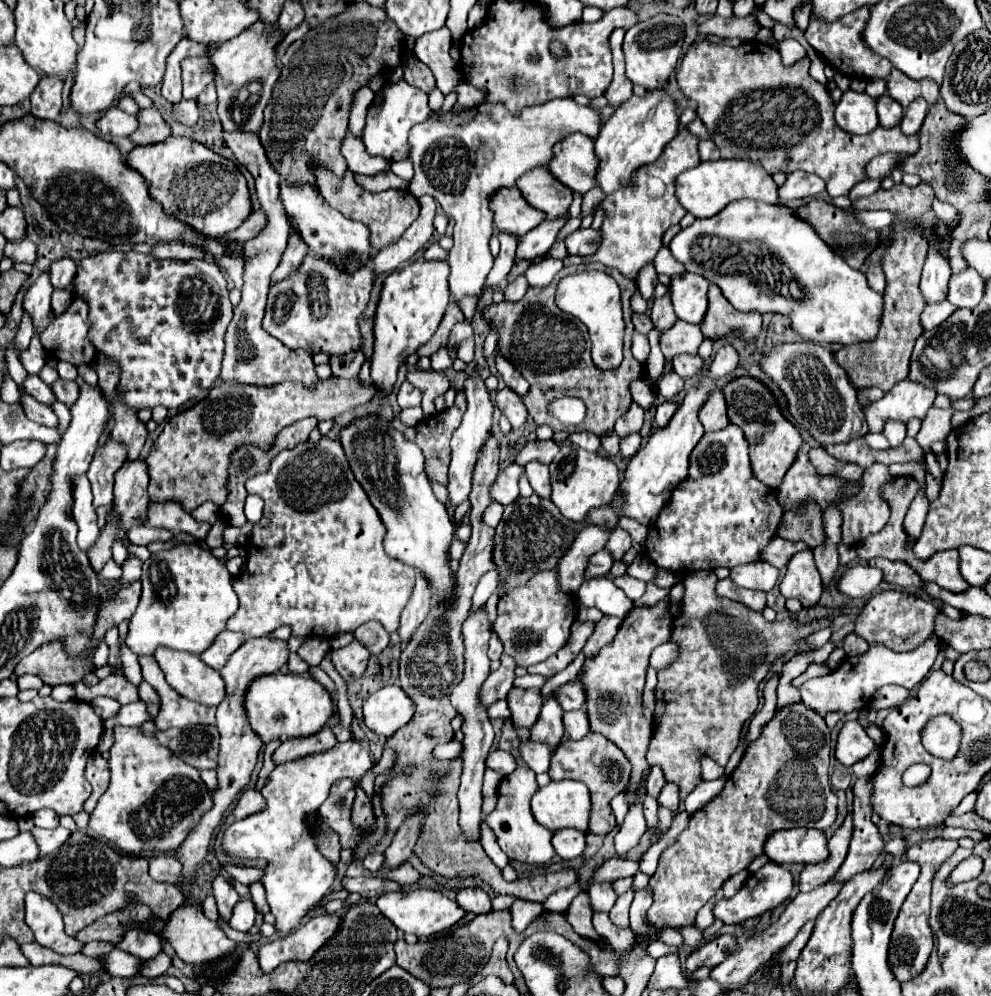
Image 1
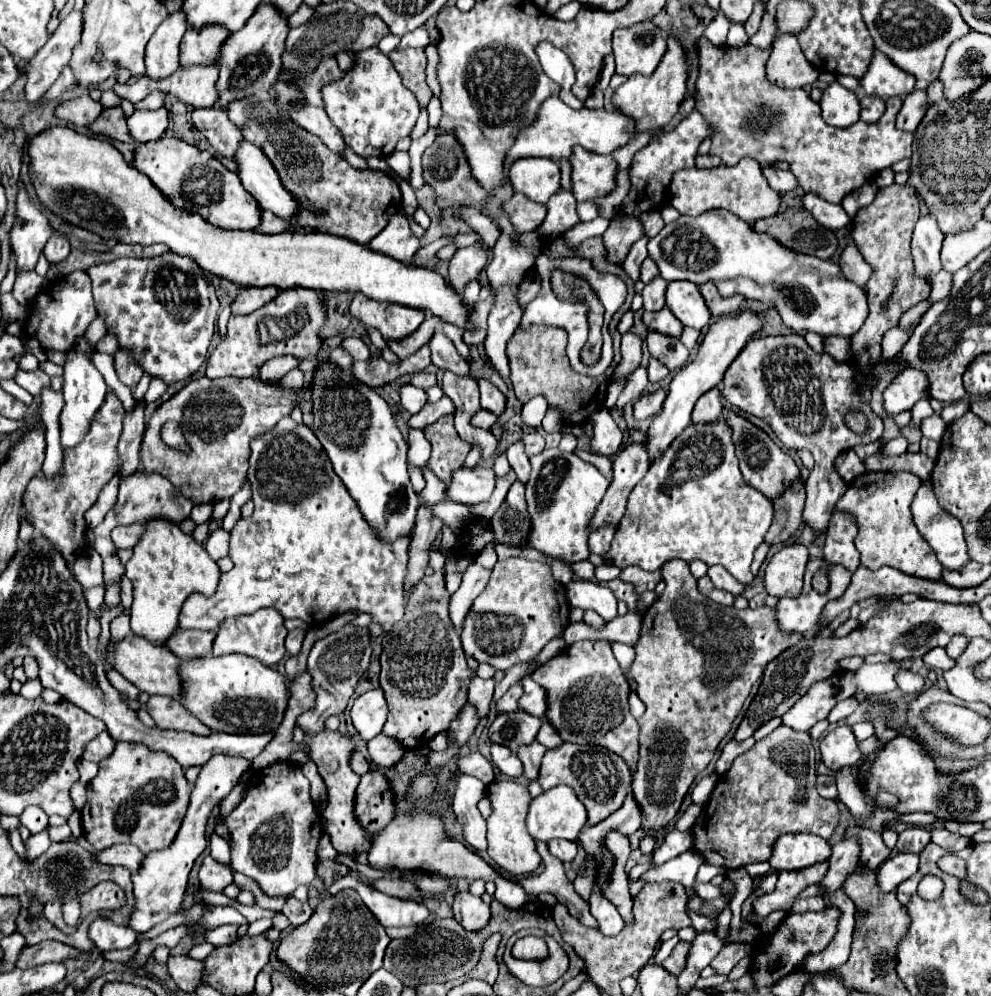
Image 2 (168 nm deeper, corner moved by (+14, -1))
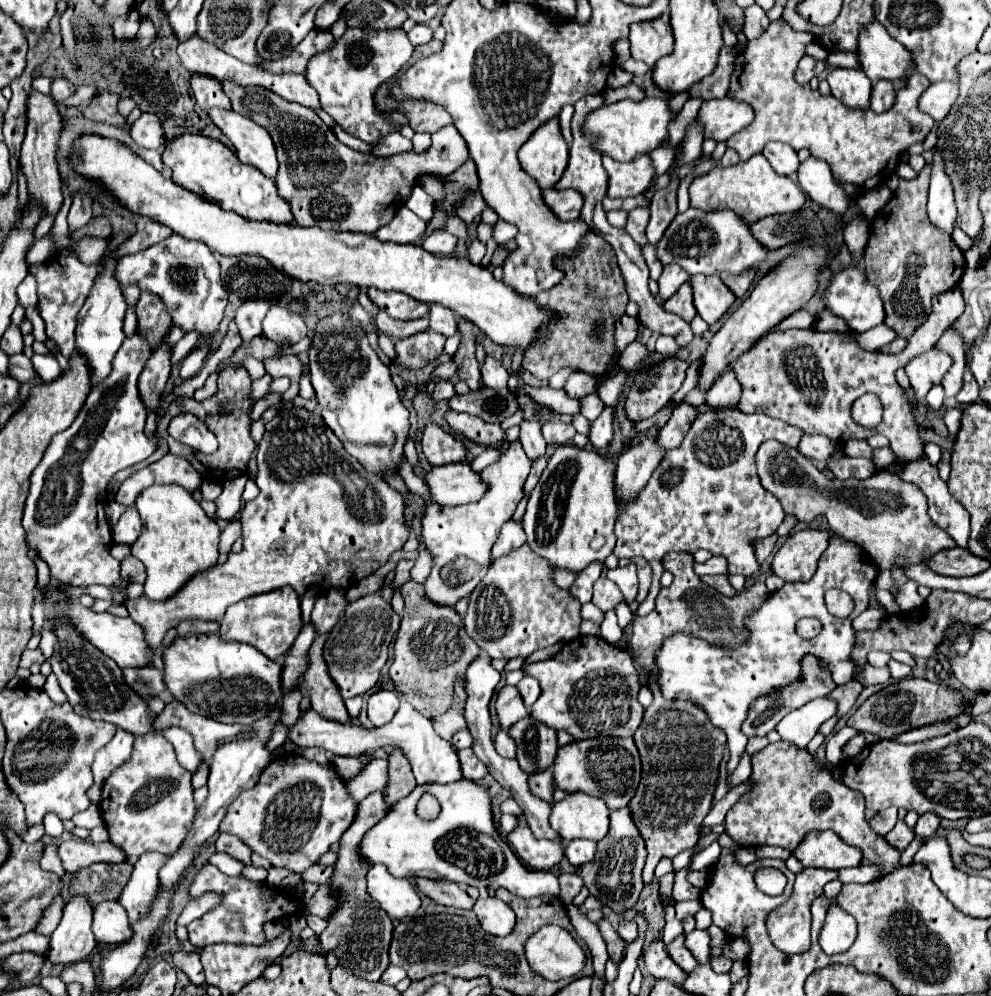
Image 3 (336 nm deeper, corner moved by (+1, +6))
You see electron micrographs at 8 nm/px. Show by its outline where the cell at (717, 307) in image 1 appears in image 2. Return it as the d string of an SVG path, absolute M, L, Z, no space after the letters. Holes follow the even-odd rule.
M714 283L700 285L700 293L704 295L704 301L706 301L708 309L712 311L712 315L734 315L740 311L740 305L744 303L742 295L722 297Z

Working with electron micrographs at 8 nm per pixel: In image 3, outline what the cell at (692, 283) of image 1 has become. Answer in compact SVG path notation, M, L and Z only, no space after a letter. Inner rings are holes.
M691 276L689 284L693 288L693 304L697 314L713 326L735 302L733 292L721 282L719 276Z

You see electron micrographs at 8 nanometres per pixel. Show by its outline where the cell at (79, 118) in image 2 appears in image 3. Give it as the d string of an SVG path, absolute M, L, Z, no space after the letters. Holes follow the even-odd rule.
M65 78L53 80L53 84L51 84L51 96L55 98L55 102L63 102L63 100L67 100L73 94L75 94L75 86L71 82L67 82Z

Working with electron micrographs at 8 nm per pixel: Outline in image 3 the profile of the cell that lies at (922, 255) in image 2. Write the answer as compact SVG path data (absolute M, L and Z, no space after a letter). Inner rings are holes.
M937 152L933 156L933 172L931 172L927 212L929 212L929 220L931 220L931 224L935 224L935 228L939 228L947 236L953 234L957 208L955 208L955 200L953 200L951 180L943 172L943 160Z

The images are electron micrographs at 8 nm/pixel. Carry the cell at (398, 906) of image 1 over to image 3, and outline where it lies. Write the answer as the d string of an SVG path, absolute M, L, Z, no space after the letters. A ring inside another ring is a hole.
M373 864L369 868L367 892L391 918L413 918L421 908L421 898L417 890L411 888L411 882L391 876L387 868L383 868L383 864Z

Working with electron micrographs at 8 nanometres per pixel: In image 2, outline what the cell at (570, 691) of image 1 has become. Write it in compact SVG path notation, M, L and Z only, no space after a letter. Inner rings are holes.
M530 677L522 679L522 697L518 707L536 717L542 717L542 711L546 711L546 691L542 691L542 687L538 687Z

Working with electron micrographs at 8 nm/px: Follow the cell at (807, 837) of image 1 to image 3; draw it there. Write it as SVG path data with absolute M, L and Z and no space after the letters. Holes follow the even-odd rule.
M833 830L809 832L799 848L793 850L793 856L807 868L815 866L841 870L861 864L861 850L845 844Z

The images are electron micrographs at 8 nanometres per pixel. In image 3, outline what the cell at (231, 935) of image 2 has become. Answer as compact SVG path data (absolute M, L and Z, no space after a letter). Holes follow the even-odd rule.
M207 864L199 870L199 874L195 876L193 884L189 886L189 898L197 898L205 892L223 892L225 900L221 906L209 910L207 914L203 914L199 920L191 922L187 926L189 930L189 942L197 948L203 948L207 944L213 942L231 942L231 944L263 944L265 942L265 934L263 934L263 924L269 920L279 920L283 916L291 916L299 910L299 906L289 900L287 896L283 896L282 891L272 889L272 900L268 892L271 888L267 886L266 881L263 882L247 882L241 876L229 877L221 874L215 866Z

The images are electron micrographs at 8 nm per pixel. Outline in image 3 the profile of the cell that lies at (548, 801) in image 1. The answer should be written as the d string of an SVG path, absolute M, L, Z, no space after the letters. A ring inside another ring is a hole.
M571 792L553 804L549 824L567 842L573 838L599 842L609 830L609 808L595 796Z

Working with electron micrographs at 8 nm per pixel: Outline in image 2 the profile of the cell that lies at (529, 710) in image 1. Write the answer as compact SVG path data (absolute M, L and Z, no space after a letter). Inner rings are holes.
M514 711L510 715L498 715L490 725L492 743L510 747L512 753L518 753L518 747L530 745L536 741L542 719L534 715L526 715L524 711Z

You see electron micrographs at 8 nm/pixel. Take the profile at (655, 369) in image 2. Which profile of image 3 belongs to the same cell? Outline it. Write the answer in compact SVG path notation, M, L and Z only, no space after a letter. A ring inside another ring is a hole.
M659 336L659 340L657 340L657 352L661 356L669 358L669 356L675 356L679 352L679 346L677 346L677 342L671 336Z

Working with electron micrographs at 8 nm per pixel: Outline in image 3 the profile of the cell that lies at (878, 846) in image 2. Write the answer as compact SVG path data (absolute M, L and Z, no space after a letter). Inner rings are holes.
M901 822L901 824L895 824L895 828L885 836L885 840L887 840L893 848L897 848L899 852L903 852L913 838L915 838L913 830L909 830L903 822Z

